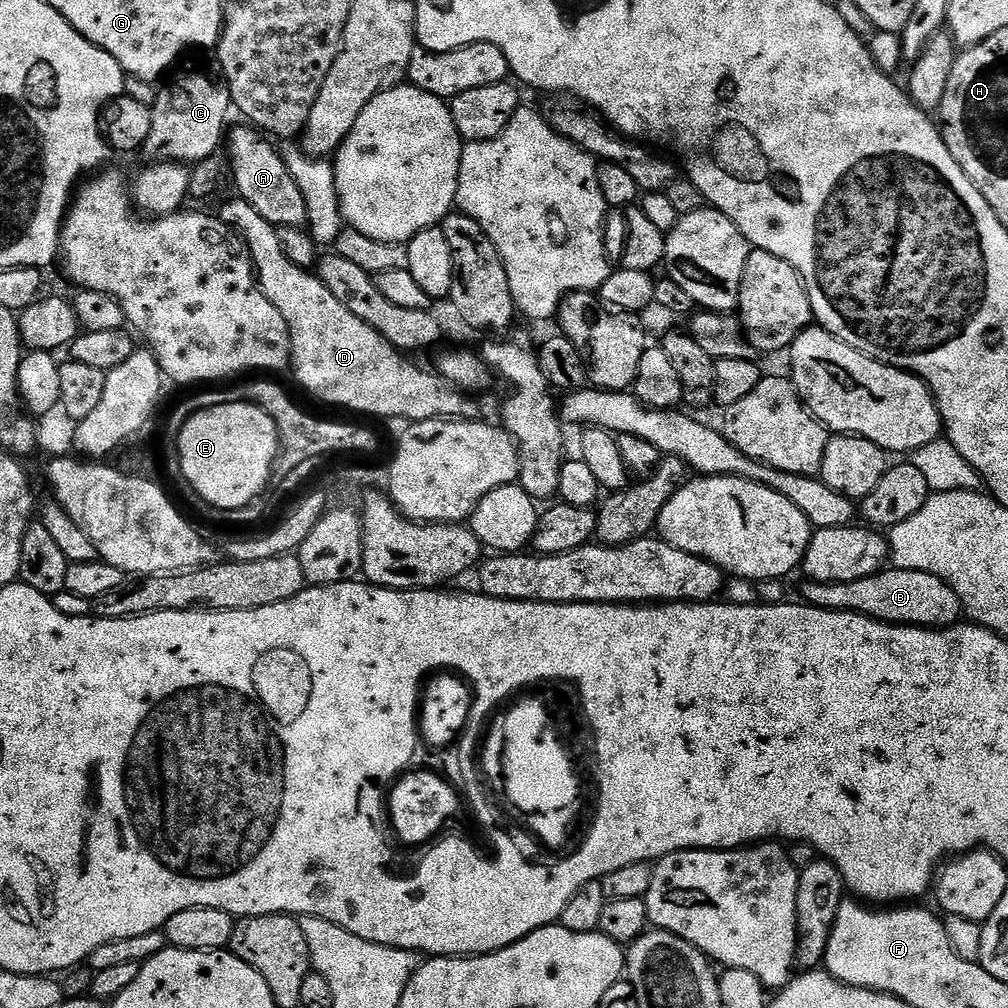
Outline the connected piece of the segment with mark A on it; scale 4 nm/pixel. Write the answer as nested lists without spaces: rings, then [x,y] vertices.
[[[252,126],[244,128],[233,127],[226,136],[226,152],[232,159],[230,164],[230,178],[236,182],[235,195],[241,200],[250,202],[266,222],[282,226],[294,226],[304,228],[308,222],[308,211],[306,210],[306,198],[302,190],[298,190],[298,182],[286,170],[286,162],[283,155],[278,151],[271,139],[265,133]]]

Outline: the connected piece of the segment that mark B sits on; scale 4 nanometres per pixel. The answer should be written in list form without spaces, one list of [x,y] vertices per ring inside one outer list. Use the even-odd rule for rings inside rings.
[[[885,567],[873,576],[863,576],[849,584],[817,584],[805,583],[803,603],[812,605],[813,608],[829,608],[831,612],[861,612],[875,620],[881,620],[887,624],[912,624],[915,628],[948,628],[961,619],[962,609],[958,594],[929,572],[918,570],[902,570],[901,568]]]

